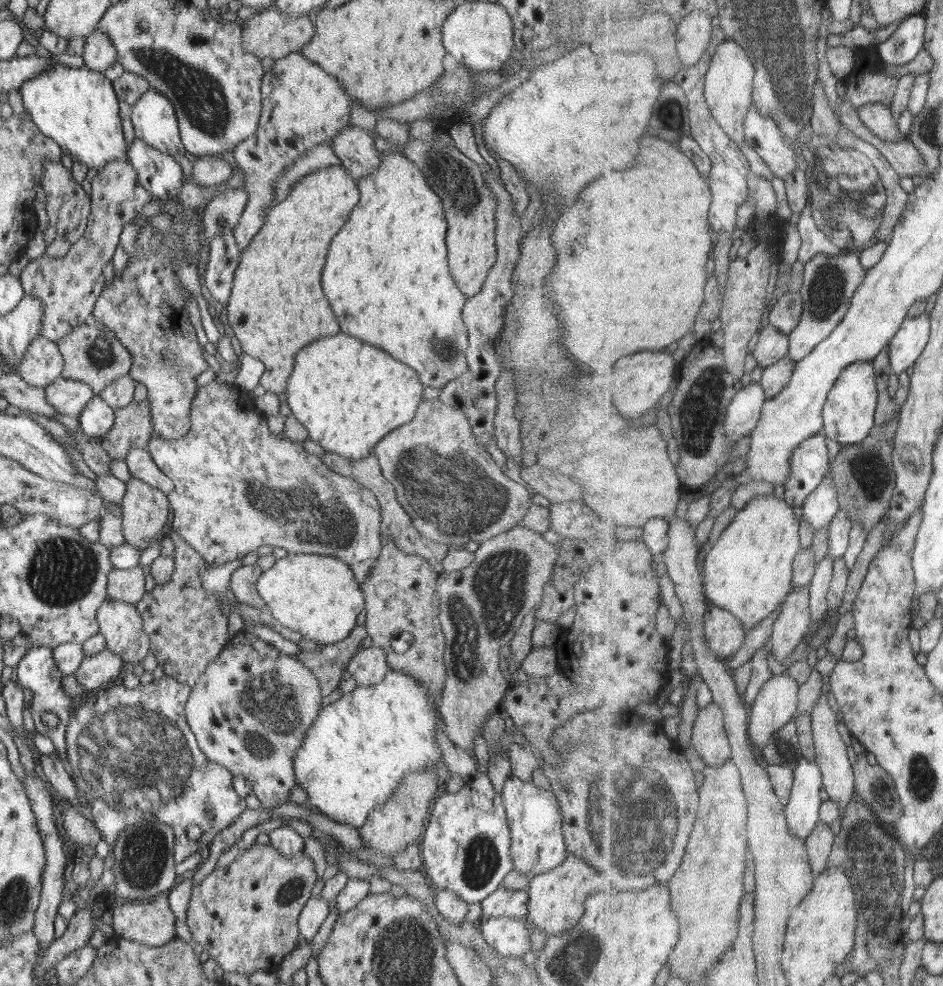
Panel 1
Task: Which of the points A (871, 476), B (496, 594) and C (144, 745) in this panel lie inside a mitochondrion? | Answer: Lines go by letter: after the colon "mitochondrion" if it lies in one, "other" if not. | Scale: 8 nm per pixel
A: mitochondrion
B: mitochondrion
C: mitochondrion

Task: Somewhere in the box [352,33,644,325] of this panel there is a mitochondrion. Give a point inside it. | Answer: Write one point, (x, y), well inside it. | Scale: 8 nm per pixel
(453, 177)

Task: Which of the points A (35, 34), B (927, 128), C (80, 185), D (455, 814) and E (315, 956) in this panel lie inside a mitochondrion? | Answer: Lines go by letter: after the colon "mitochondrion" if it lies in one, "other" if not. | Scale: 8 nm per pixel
A: other
B: mitochondrion
C: other
D: other
E: other

